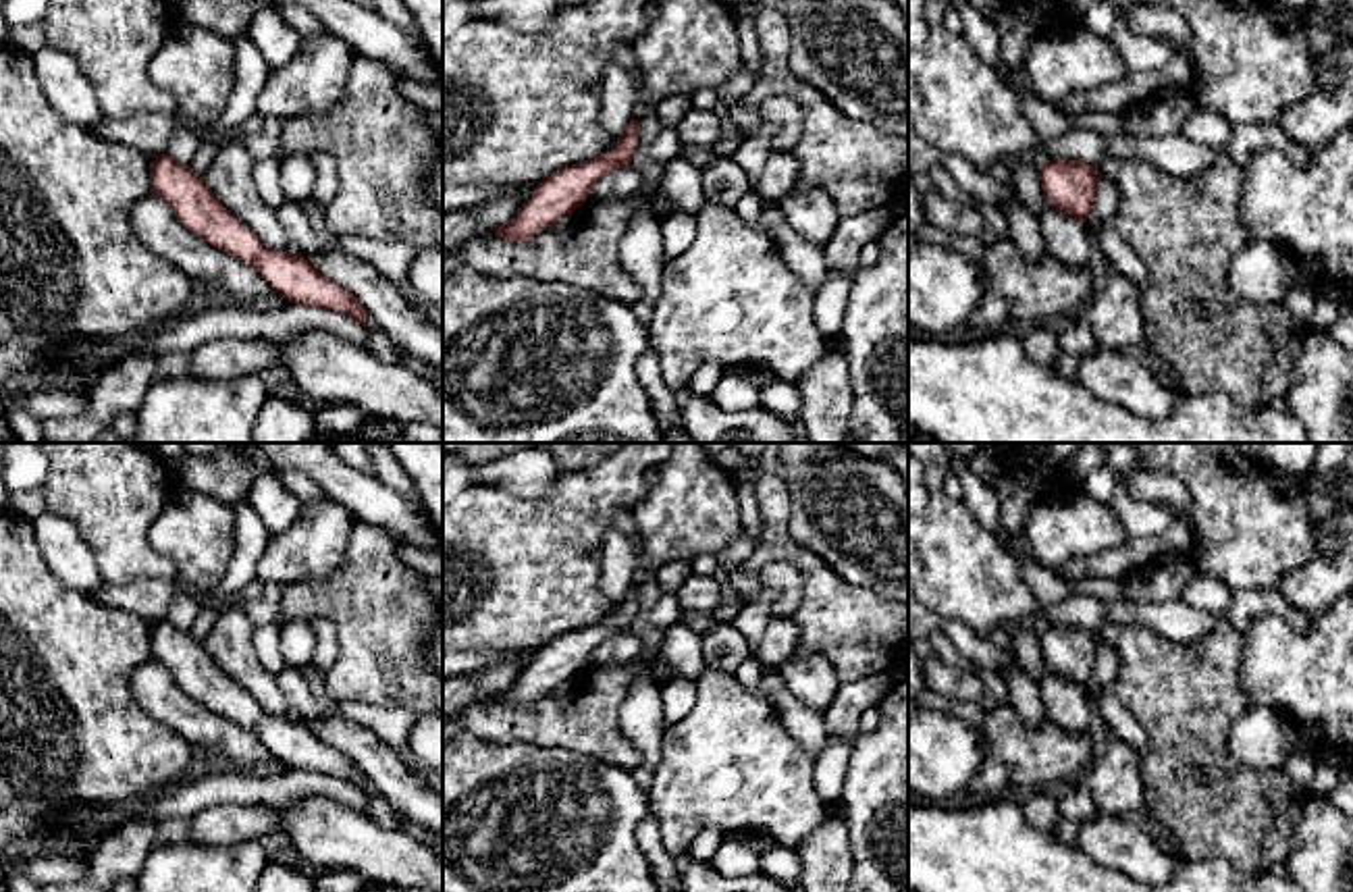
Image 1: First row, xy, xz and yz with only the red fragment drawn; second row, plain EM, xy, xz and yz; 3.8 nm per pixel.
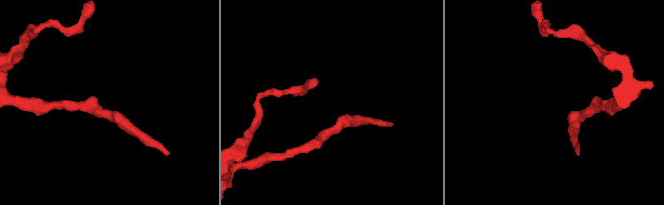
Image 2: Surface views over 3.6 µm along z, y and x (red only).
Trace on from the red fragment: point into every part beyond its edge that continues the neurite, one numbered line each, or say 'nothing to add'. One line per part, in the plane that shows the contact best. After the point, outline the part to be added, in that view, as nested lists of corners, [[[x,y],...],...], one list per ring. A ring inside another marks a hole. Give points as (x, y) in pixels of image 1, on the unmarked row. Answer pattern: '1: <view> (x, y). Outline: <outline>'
nothing to add

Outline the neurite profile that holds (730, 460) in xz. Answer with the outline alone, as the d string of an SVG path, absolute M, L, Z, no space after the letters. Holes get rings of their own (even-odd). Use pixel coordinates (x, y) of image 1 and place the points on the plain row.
M723 449L711 455L711 462L729 472L744 472L759 466L759 457L746 457L738 453L736 449Z

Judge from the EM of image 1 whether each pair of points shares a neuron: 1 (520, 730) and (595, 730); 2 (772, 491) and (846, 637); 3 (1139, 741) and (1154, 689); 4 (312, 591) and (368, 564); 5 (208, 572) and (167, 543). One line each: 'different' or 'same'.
1: same
2: same
3: different
4: same
5: same

